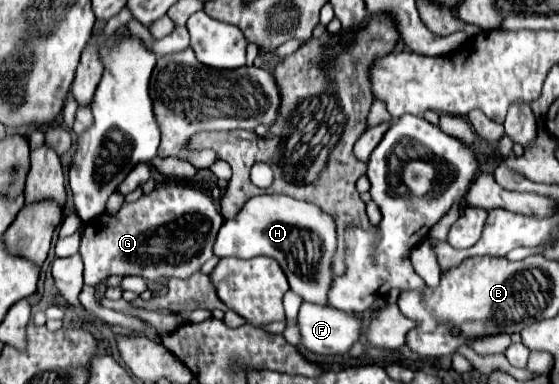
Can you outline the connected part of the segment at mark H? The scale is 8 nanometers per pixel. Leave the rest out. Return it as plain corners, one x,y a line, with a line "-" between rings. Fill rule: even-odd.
257,195
251,197
233,219
223,221
213,251
217,257
273,257
289,277
289,285
297,295
309,303
327,305
325,293
333,279
331,257
335,247
335,223
317,205
287,195

